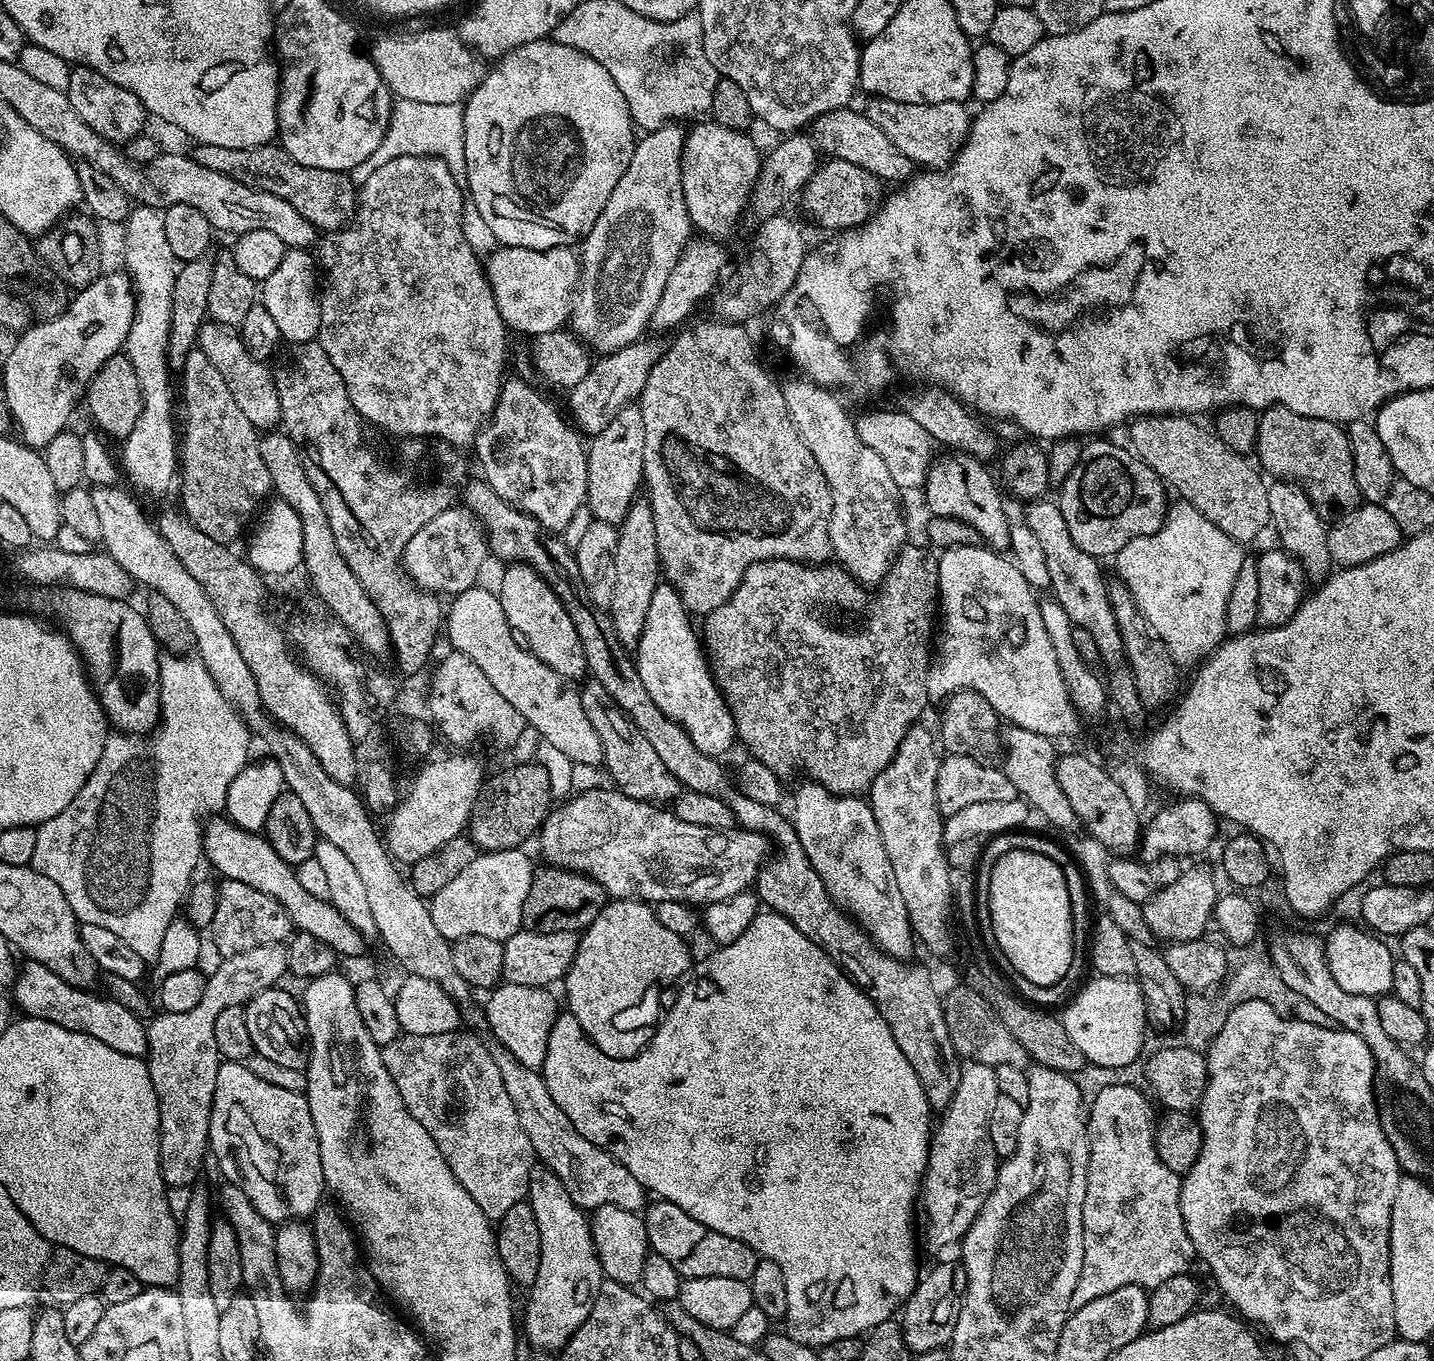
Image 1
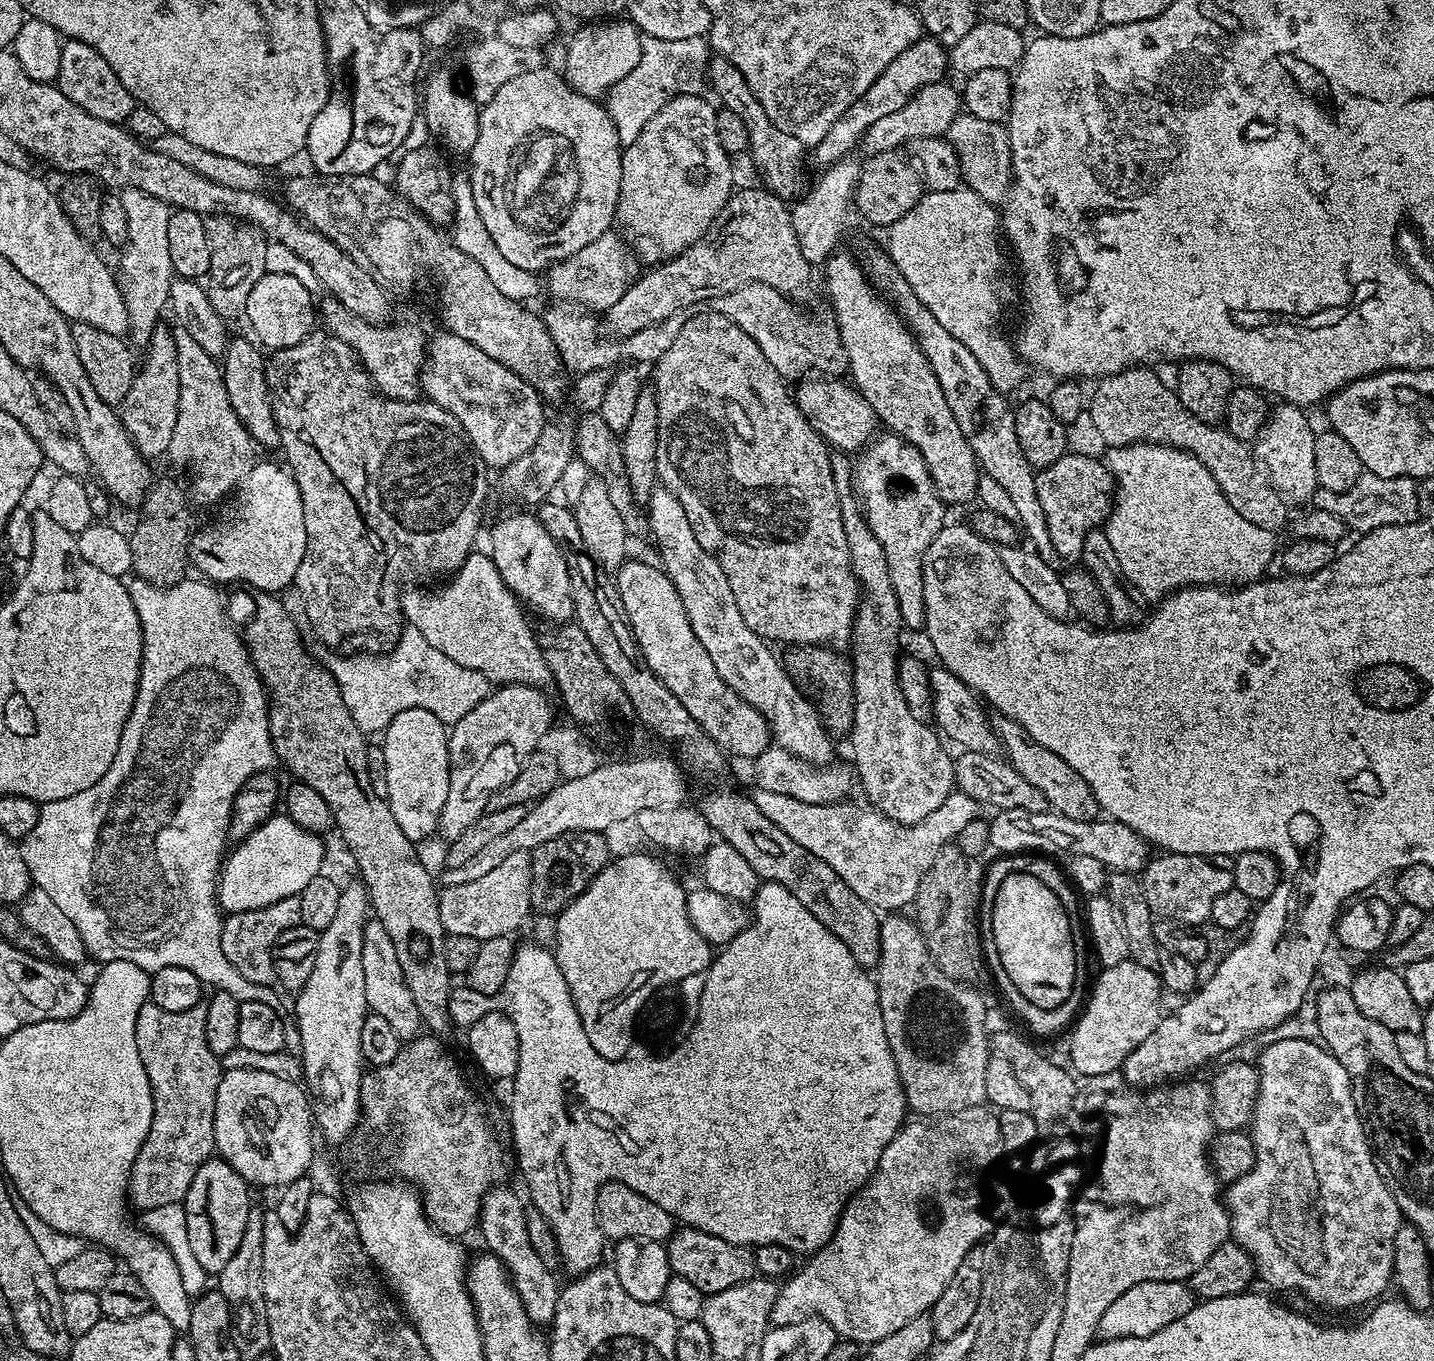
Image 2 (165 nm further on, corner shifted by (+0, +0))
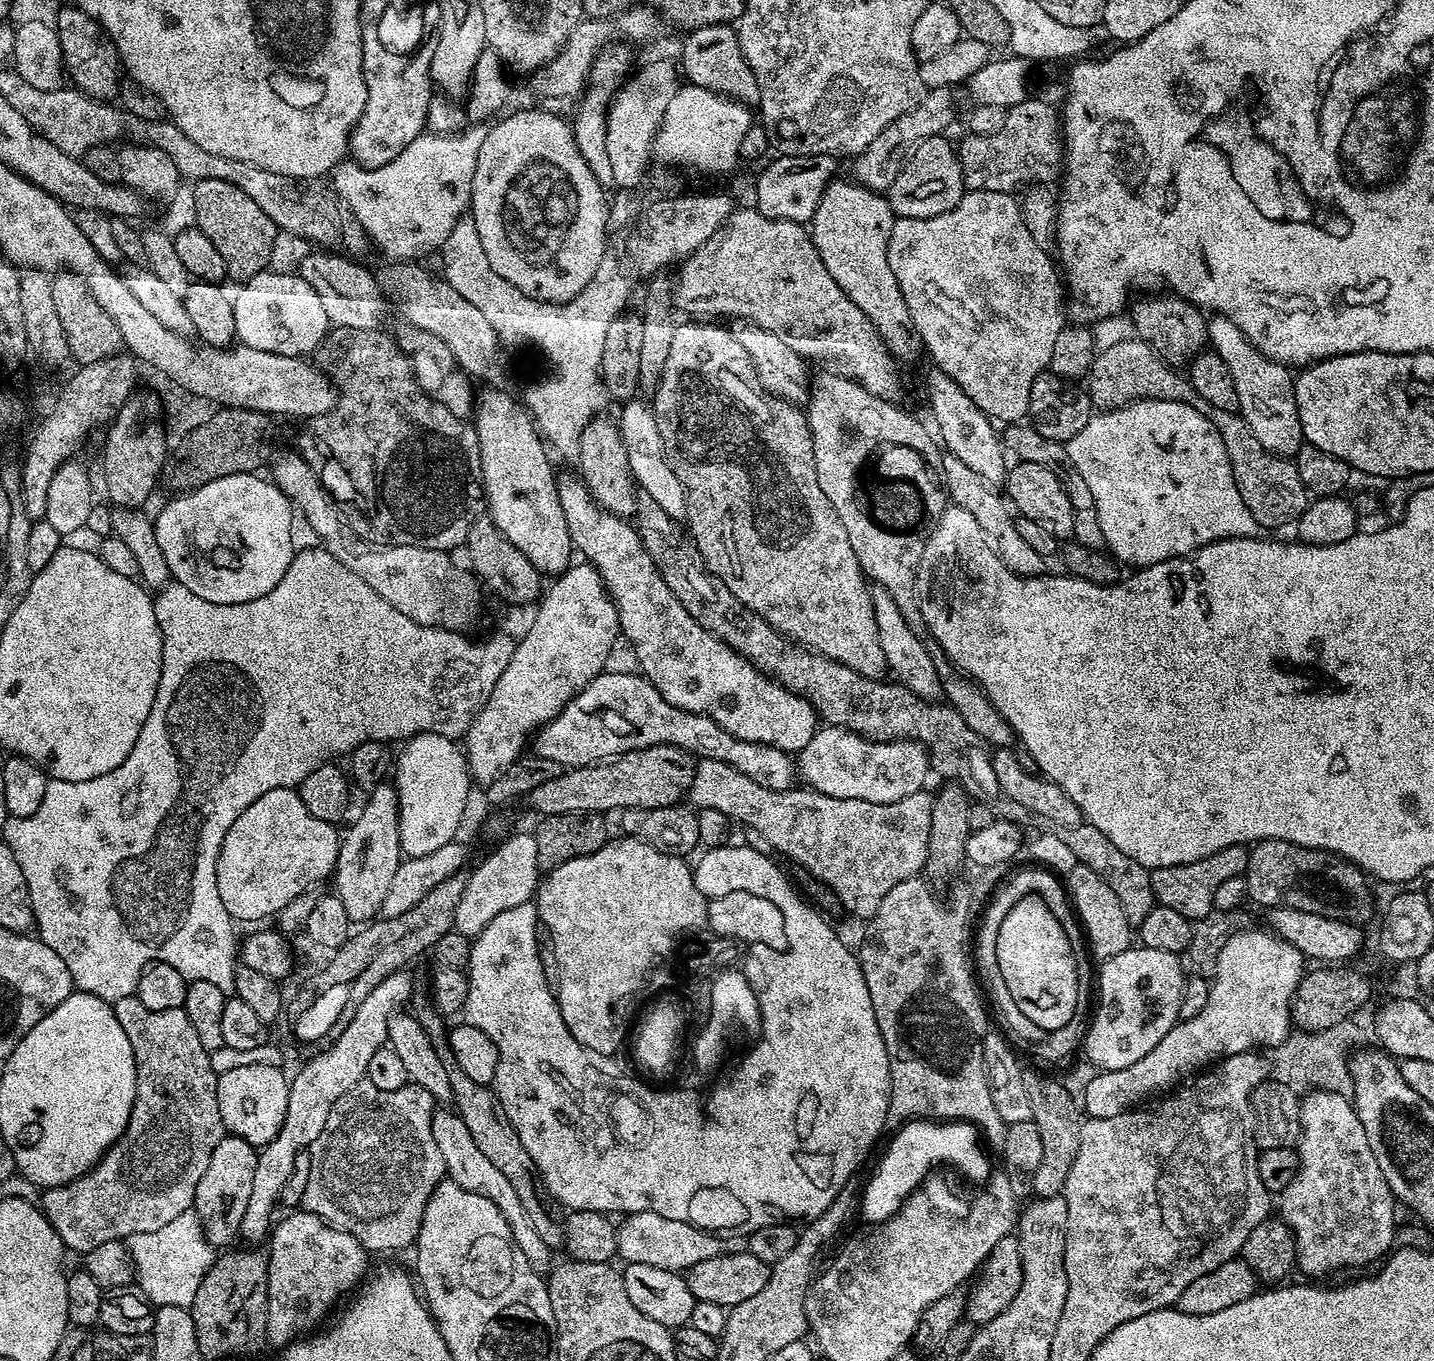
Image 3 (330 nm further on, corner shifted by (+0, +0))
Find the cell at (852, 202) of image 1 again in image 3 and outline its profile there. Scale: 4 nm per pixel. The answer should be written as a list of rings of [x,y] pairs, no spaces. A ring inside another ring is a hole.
[[[945,135],[931,136],[916,145],[904,162],[904,168],[894,178],[894,182],[887,190],[888,204],[892,213],[898,218],[932,218],[952,210],[965,194],[964,175],[957,149],[945,139]]]

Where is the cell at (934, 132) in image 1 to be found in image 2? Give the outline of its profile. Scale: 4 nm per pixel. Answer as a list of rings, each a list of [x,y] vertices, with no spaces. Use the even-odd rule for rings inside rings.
[[[959,114],[948,128],[946,138],[958,154],[960,175],[967,188],[974,190],[974,194],[986,198],[986,202],[997,206],[1003,205],[1014,179],[1007,127],[998,121],[986,121],[969,114]]]

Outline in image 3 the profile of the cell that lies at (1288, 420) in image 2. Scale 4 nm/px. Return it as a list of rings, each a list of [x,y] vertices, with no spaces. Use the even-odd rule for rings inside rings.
[[[1213,315],[1208,320],[1208,343],[1222,358],[1230,374],[1234,374],[1234,386],[1238,390],[1238,414],[1244,419],[1246,426],[1250,426],[1250,434],[1254,434],[1254,438],[1258,438],[1258,442],[1262,442],[1265,450],[1272,455],[1285,458],[1295,457],[1300,445],[1305,443],[1305,438],[1298,418],[1294,376],[1288,365],[1274,362],[1266,354],[1259,352],[1248,341],[1246,334],[1242,334],[1242,330],[1238,330],[1238,326],[1234,326],[1234,322],[1230,322],[1230,318],[1225,316]]]

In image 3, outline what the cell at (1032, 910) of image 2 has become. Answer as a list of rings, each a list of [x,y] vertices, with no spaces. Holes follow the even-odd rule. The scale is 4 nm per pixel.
[[[1024,900],[1024,908],[1012,911],[1009,920],[1004,920],[1002,935],[998,938],[998,959],[1004,968],[1005,980],[1008,980],[1012,998],[1044,1028],[1056,1028],[1072,1016],[1072,1004],[1076,1004],[1076,968],[1072,968],[1072,956],[1068,952],[1068,940],[1060,932],[1060,924],[1048,916],[1048,908],[1036,900]]]

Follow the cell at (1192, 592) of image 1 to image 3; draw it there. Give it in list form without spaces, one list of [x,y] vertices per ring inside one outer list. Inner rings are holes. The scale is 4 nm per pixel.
[[[1136,400],[1133,404],[1125,404],[1122,408],[1097,411],[1074,434],[1072,440],[1067,441],[1066,447],[1070,454],[1070,462],[1078,466],[1078,472],[1082,480],[1090,486],[1090,491],[1094,494],[1094,504],[1098,510],[1098,523],[1102,528],[1104,543],[1107,551],[1115,556],[1121,565],[1133,564],[1133,569],[1149,568],[1152,564],[1166,562],[1177,558],[1191,557],[1193,552],[1199,548],[1205,548],[1207,544],[1213,544],[1226,538],[1257,538],[1261,535],[1260,523],[1250,514],[1246,502],[1242,502],[1242,494],[1238,494],[1238,486],[1234,482],[1234,470],[1230,466],[1230,458],[1226,454],[1226,442],[1222,442],[1222,434],[1206,418],[1206,414],[1198,414],[1194,406],[1186,402],[1170,402],[1169,400]]]

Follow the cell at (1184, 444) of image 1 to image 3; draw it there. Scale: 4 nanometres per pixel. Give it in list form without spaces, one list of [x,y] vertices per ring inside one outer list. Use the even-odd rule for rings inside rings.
[[[1131,338],[1120,340],[1109,348],[1101,347],[1092,364],[1092,371],[1086,377],[1086,391],[1093,405],[1100,410],[1122,408],[1125,404],[1133,404],[1136,400],[1169,400],[1170,402],[1186,402],[1198,410],[1198,414],[1206,414],[1210,422],[1222,434],[1222,442],[1226,442],[1226,454],[1230,458],[1230,466],[1234,470],[1234,482],[1238,486],[1238,494],[1242,494],[1242,502],[1254,514],[1261,529],[1280,528],[1283,524],[1291,525],[1300,519],[1310,503],[1310,493],[1305,488],[1298,474],[1295,463],[1291,459],[1274,456],[1267,452],[1250,434],[1250,426],[1236,412],[1218,410],[1210,406],[1194,390],[1194,386],[1183,375],[1180,376],[1173,365],[1167,364],[1144,340]]]

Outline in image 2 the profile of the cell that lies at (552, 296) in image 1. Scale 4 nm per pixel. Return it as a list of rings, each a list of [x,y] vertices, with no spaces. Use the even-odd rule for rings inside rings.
[[[609,230],[606,234],[602,234],[602,238],[590,242],[590,246],[582,246],[582,250],[578,250],[578,254],[560,260],[547,269],[546,292],[553,296],[551,298],[553,301],[571,302],[577,306],[583,306],[593,314],[603,314],[608,311],[610,306],[614,306],[614,302],[618,302],[618,298],[622,298],[622,294],[626,294],[628,285],[633,279],[634,272],[628,269],[628,256],[630,260],[630,252],[623,239],[617,233],[615,236],[615,231]]]

